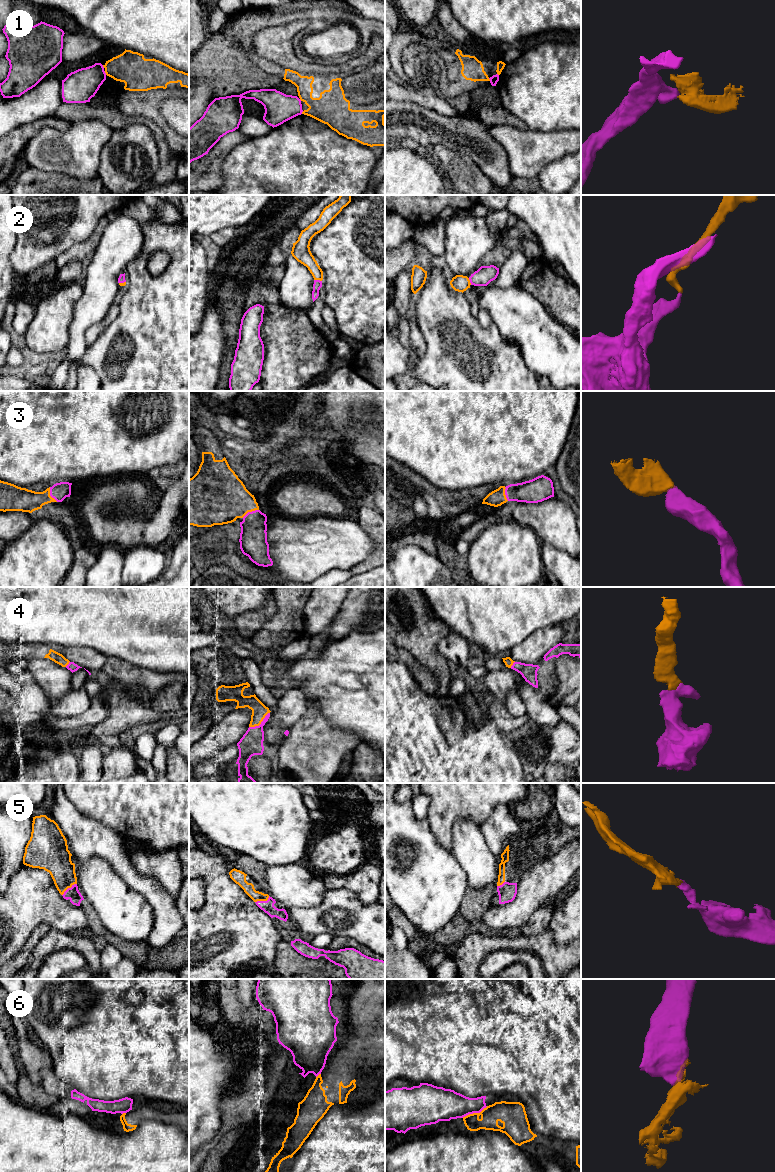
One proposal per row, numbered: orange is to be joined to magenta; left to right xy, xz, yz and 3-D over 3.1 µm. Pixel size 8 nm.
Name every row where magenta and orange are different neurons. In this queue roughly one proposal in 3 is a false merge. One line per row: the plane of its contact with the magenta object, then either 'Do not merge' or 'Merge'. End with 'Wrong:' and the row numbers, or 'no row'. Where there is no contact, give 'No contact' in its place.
1: Touches magenta in xy. Do not merge
2: Touches magenta in xz. Merge
3: Touches magenta in xz. Merge
4: Touches magenta in xz. Merge
5: Touches magenta in xy. Merge
6: Touches magenta in yz. Do not merge
Wrong: 1, 6

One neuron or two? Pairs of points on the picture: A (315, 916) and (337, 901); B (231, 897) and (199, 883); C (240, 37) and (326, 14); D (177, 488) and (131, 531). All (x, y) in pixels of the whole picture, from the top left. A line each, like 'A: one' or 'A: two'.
A: one
B: two
C: one
D: one

